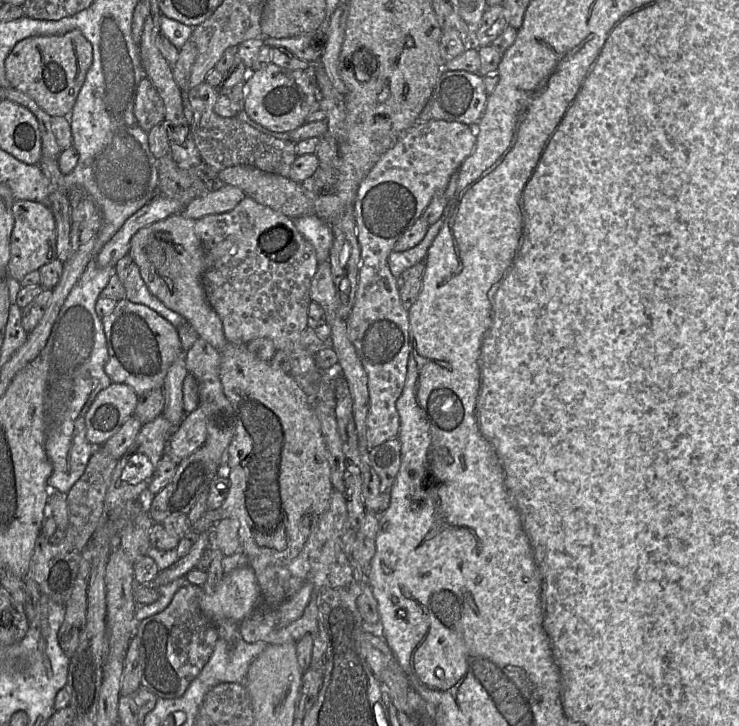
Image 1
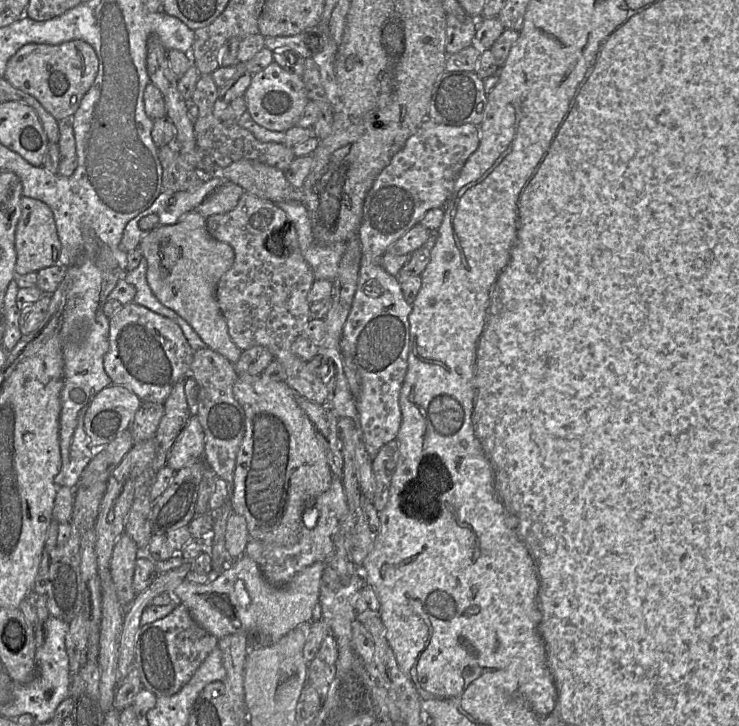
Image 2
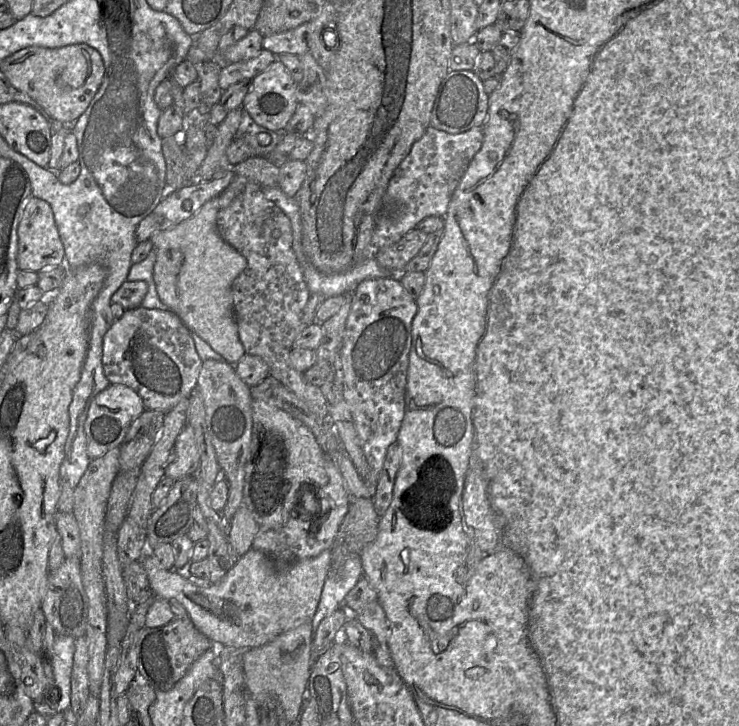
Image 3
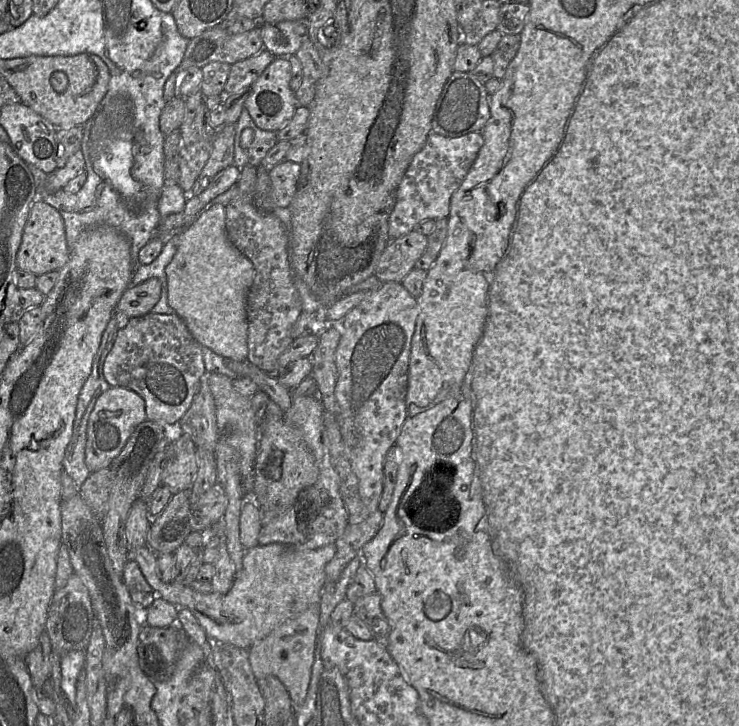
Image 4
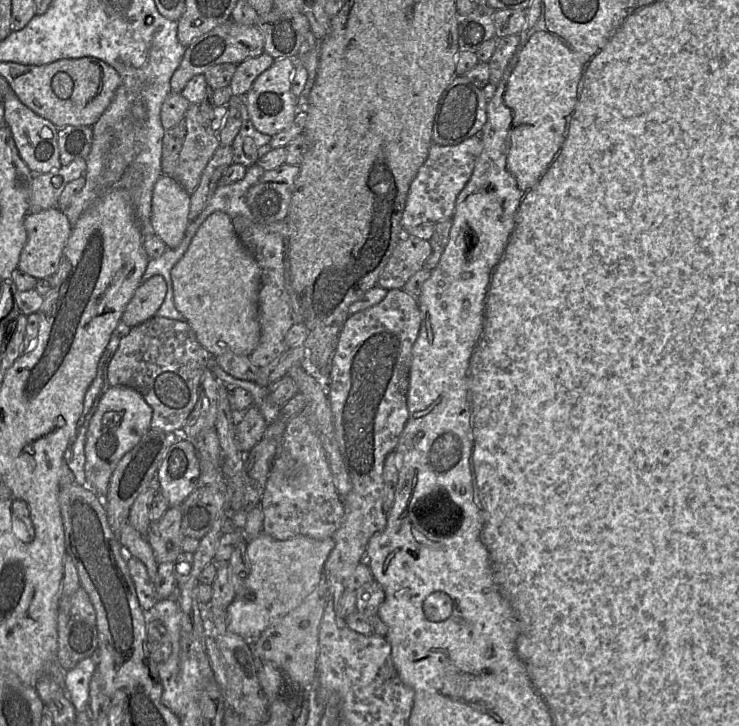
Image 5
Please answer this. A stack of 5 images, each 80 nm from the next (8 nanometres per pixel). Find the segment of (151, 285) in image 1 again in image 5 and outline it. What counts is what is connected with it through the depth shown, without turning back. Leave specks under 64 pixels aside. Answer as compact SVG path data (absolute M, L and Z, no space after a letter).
M216 211L205 219L183 257L171 269L171 280L175 307L204 349L214 357L226 352L244 356L252 353L260 339L258 296L261 271L255 258L239 240L228 214Z

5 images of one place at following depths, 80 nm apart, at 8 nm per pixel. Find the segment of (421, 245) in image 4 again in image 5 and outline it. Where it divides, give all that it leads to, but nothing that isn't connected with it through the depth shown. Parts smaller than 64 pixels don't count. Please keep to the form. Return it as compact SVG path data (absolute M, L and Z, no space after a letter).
M404 235L381 272L377 285L386 290L402 289L416 272L423 269L431 251L428 240Z

